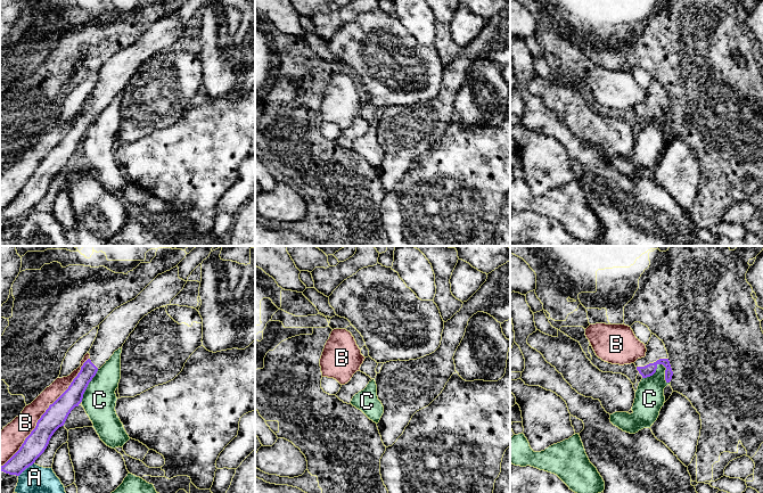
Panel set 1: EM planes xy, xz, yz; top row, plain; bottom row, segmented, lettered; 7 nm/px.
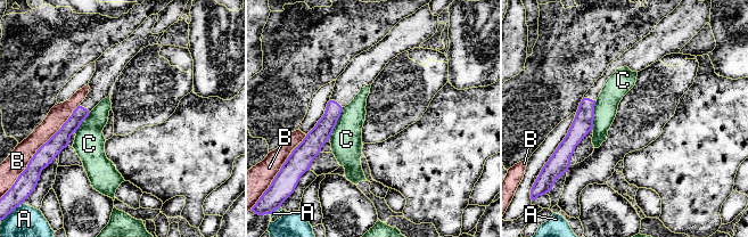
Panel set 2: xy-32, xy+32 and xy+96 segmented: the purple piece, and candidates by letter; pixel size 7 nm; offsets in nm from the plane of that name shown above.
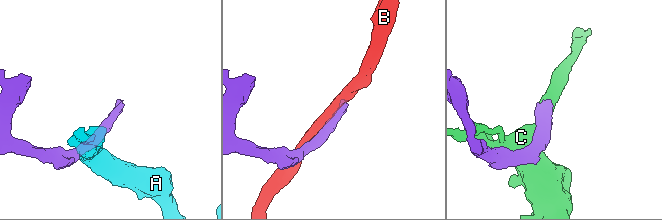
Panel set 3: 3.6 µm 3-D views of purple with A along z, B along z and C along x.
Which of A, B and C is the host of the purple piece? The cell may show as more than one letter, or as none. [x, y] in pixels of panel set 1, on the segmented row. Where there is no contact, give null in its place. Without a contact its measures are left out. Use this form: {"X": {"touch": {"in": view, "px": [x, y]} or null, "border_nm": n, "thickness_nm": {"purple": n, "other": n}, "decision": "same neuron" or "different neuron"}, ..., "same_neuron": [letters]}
{"A": {"touch": {"in": "xy", "px": [25, 468]}, "border_nm": 150, "thickness_nm": {"purple": 160, "other": 190}, "decision": "different neuron"}, "B": {"touch": {"in": "xy", "px": [44, 412]}, "border_nm": 1000, "thickness_nm": {"purple": 160, "other": 160}, "decision": "different neuron"}, "C": {"touch": {"in": "yz", "px": [661, 363]}, "border_nm": 200, "thickness_nm": {"purple": 90, "other": 200}, "decision": "different neuron"}, "same_neuron": []}

